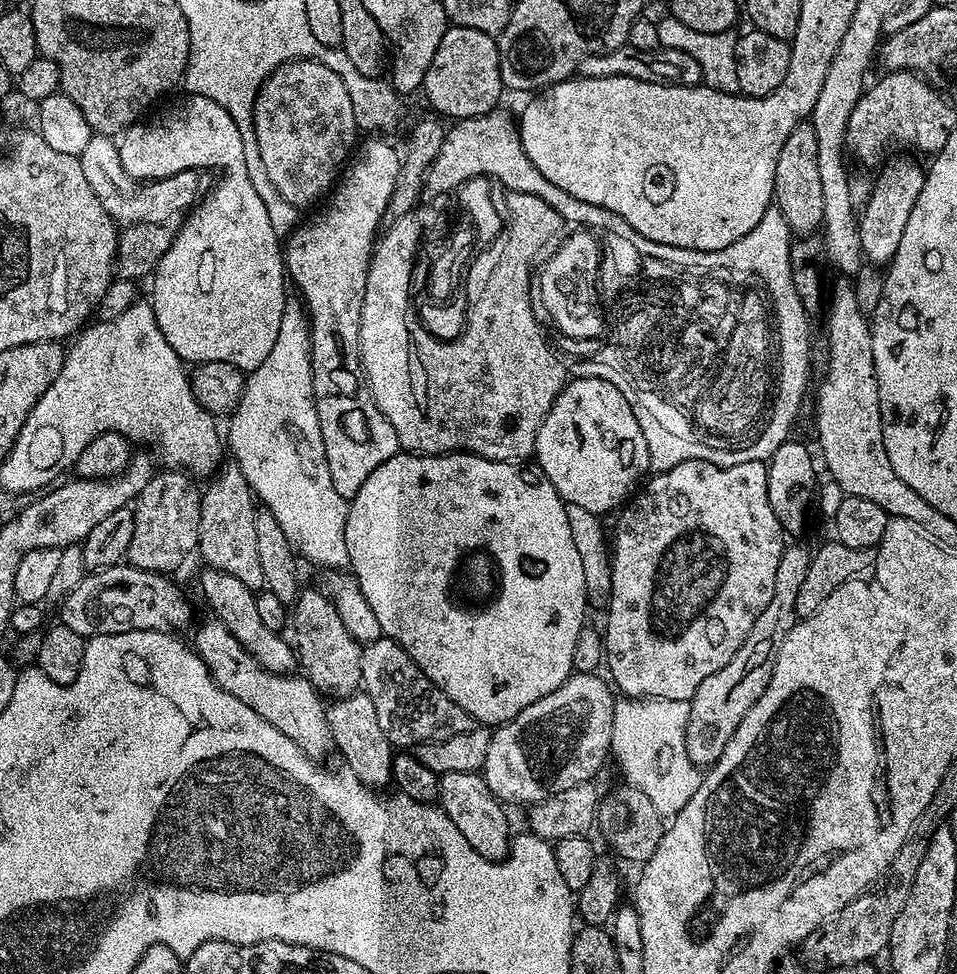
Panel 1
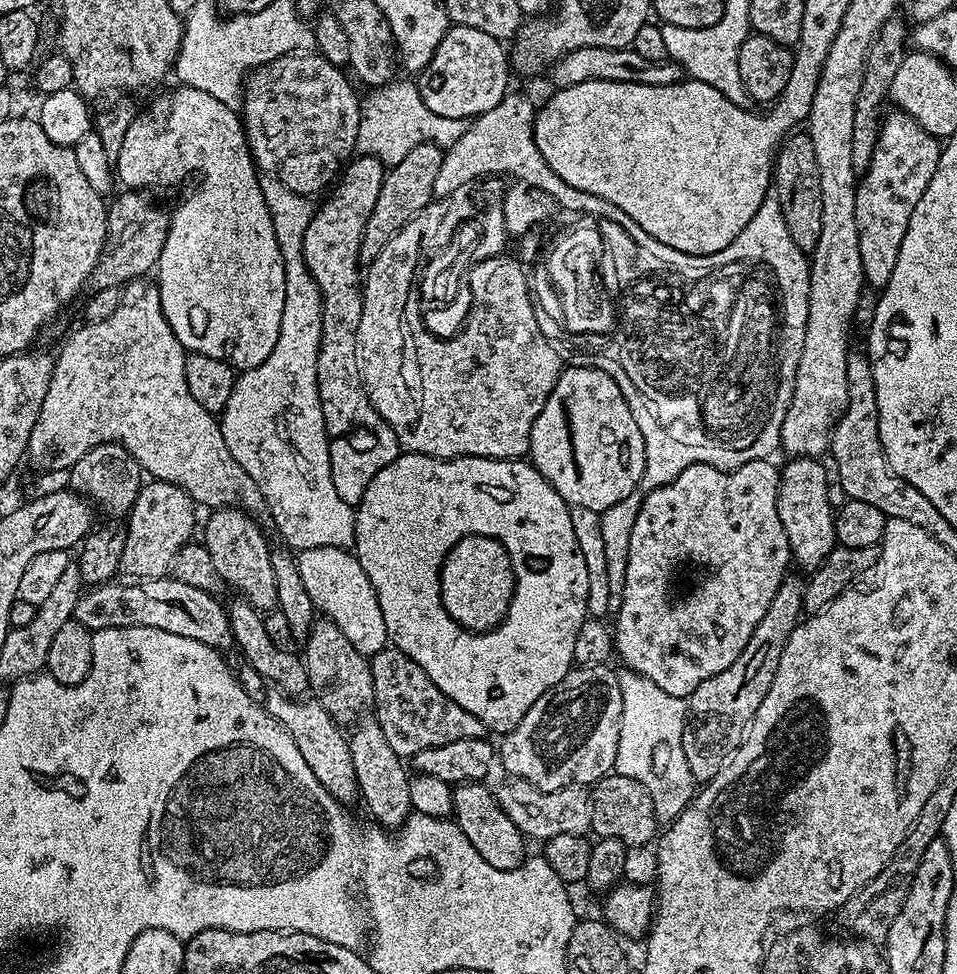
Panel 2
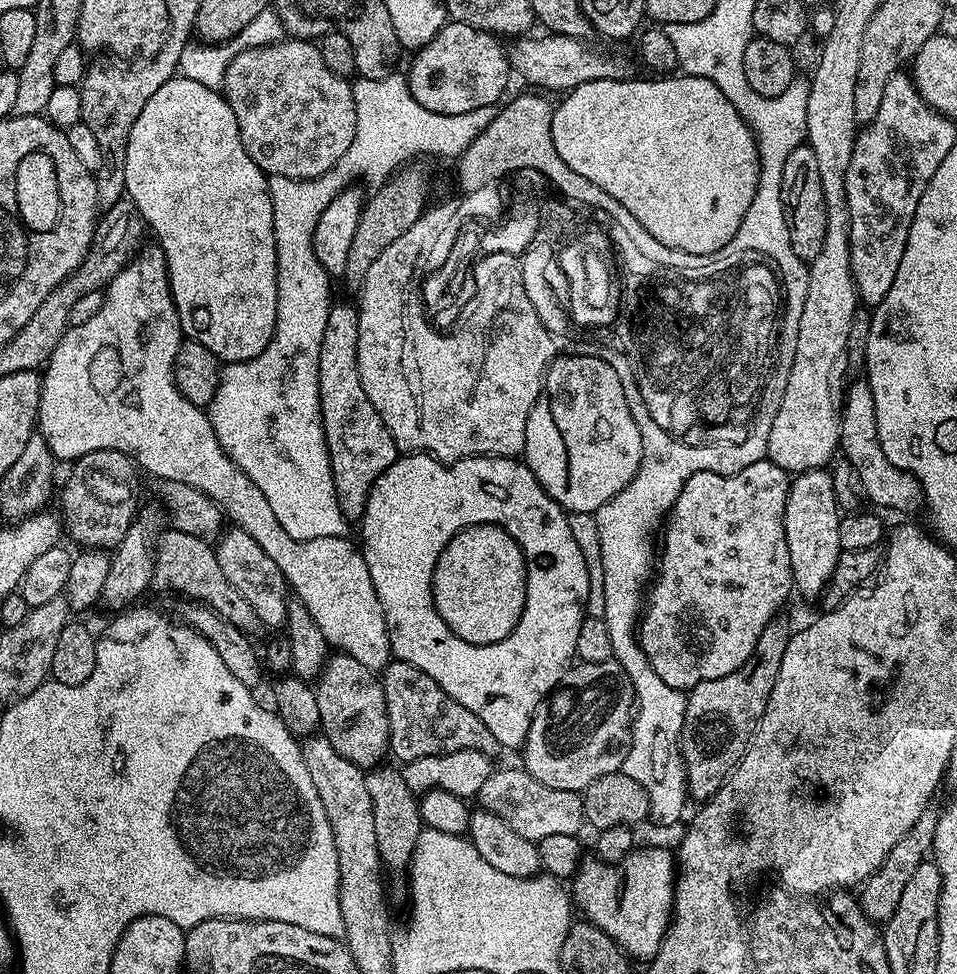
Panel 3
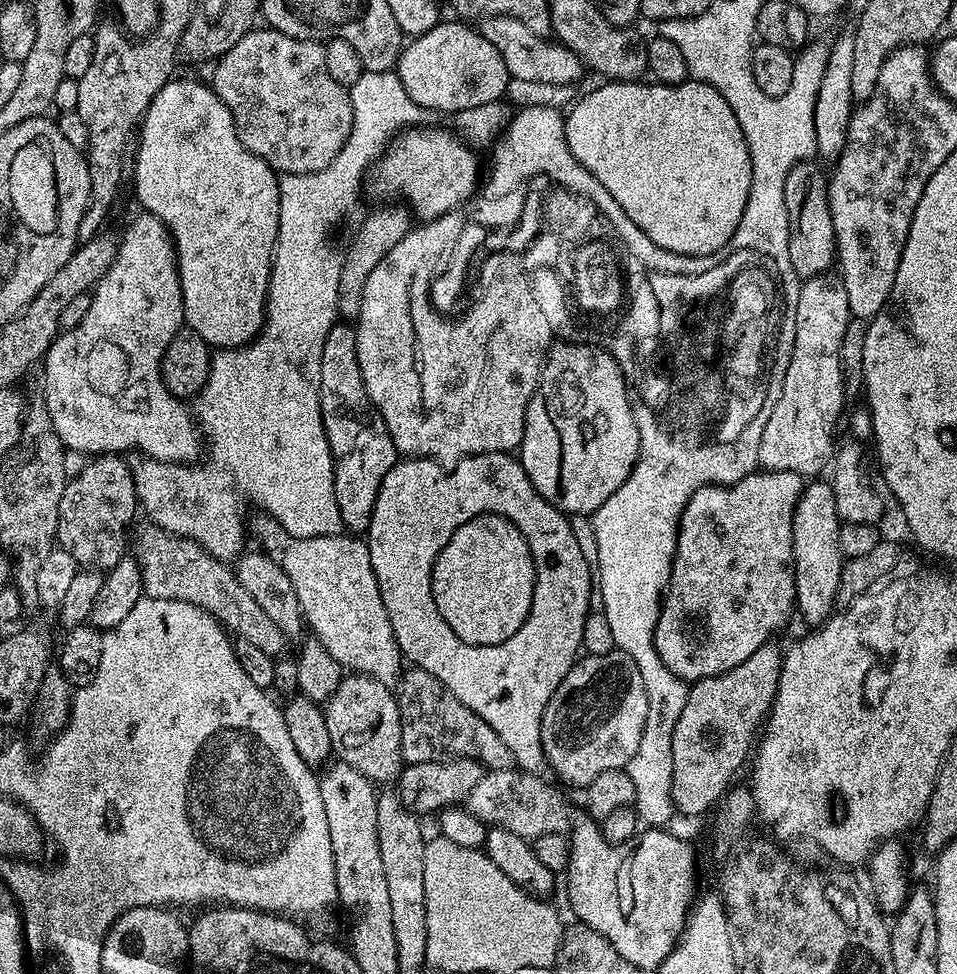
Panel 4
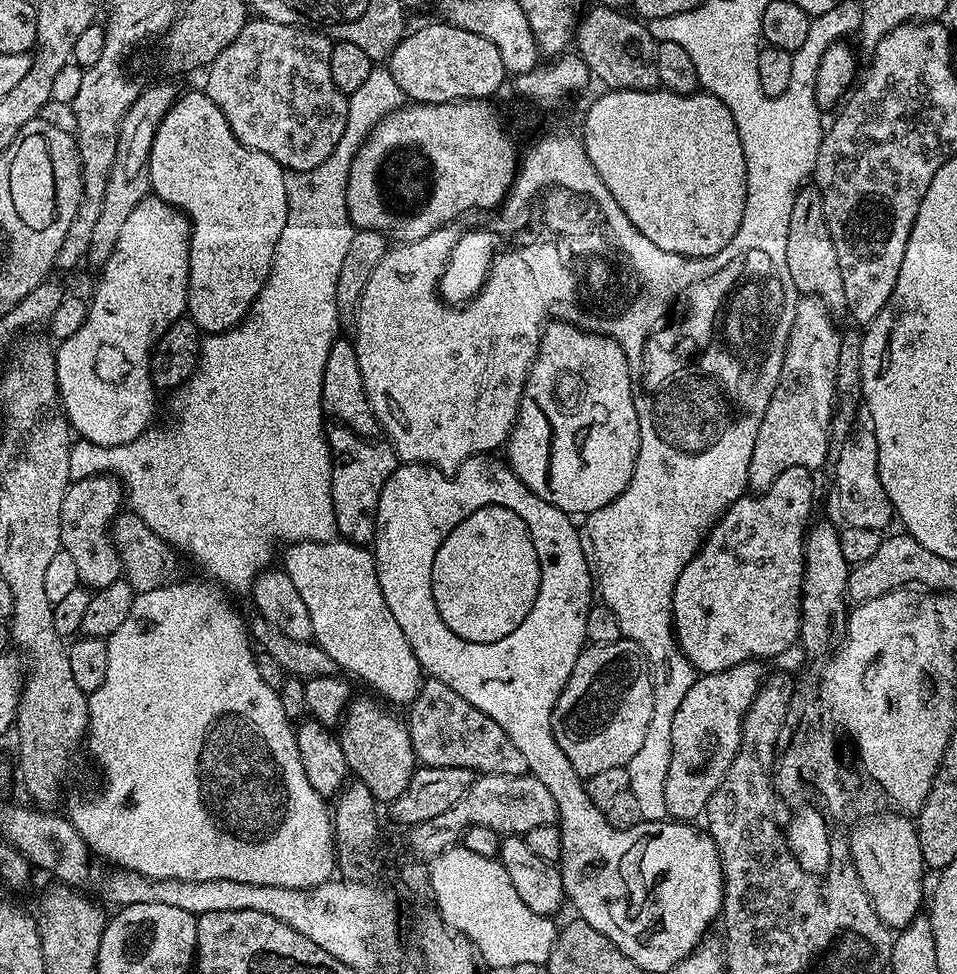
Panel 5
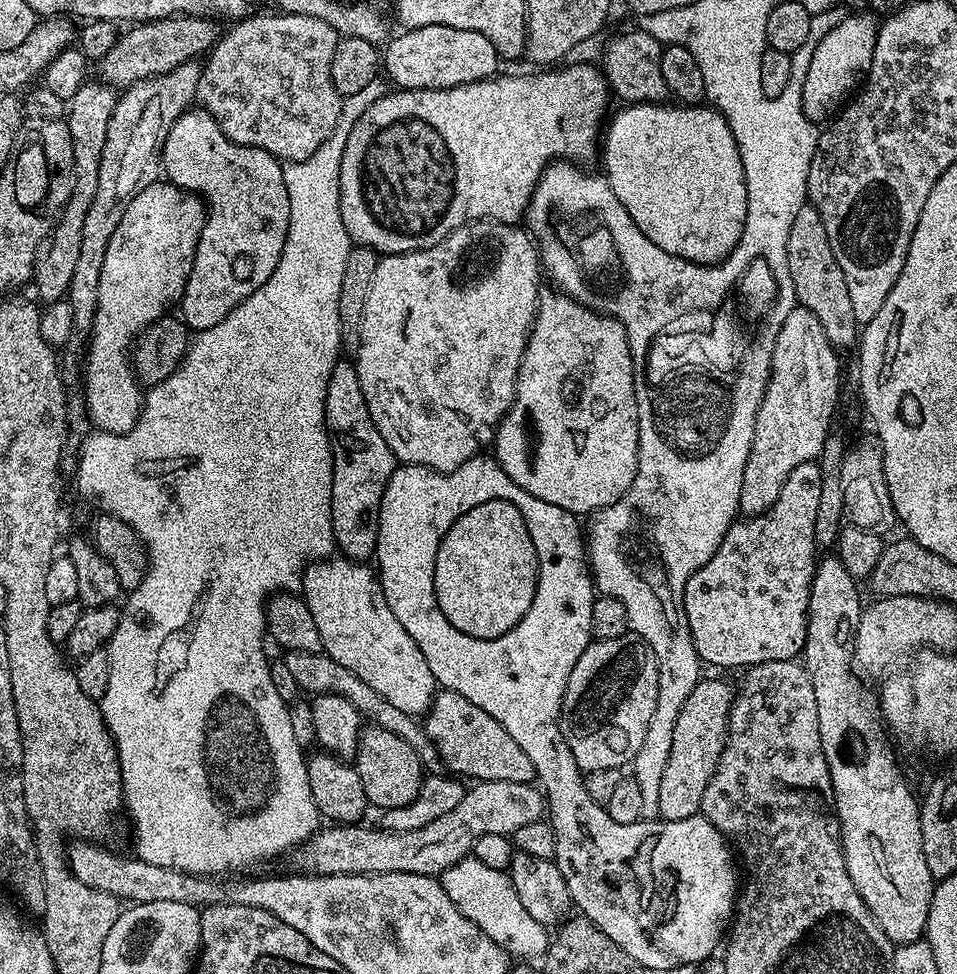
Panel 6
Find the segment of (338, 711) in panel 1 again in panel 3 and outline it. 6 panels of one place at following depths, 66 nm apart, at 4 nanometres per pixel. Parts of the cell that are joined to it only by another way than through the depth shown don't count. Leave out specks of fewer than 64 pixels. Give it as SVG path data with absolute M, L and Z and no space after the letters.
M379 765L366 774L366 790L374 806L374 836L380 861L387 869L400 870L411 863L413 850L416 849L424 825L417 795L410 790L397 767L386 765Z

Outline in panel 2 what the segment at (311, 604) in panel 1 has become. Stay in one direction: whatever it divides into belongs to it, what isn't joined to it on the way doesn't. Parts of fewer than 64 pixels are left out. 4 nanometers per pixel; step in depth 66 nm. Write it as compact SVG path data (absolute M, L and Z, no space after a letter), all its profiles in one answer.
M320 618L308 631L307 640L303 641L302 659L308 687L314 700L328 711L332 717L341 718L347 712L364 712L373 707L374 682L372 681L372 665L369 657L364 656L334 626L334 622Z

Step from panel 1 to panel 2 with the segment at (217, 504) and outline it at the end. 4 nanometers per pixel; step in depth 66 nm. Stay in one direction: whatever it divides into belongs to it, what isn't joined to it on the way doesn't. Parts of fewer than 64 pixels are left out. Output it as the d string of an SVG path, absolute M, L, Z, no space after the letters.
M218 508L207 513L208 521L203 521L204 537L202 543L218 570L221 581L237 588L239 595L261 613L267 614L276 608L278 589L274 579L274 570L270 567L270 543L260 530L261 525L242 509Z

